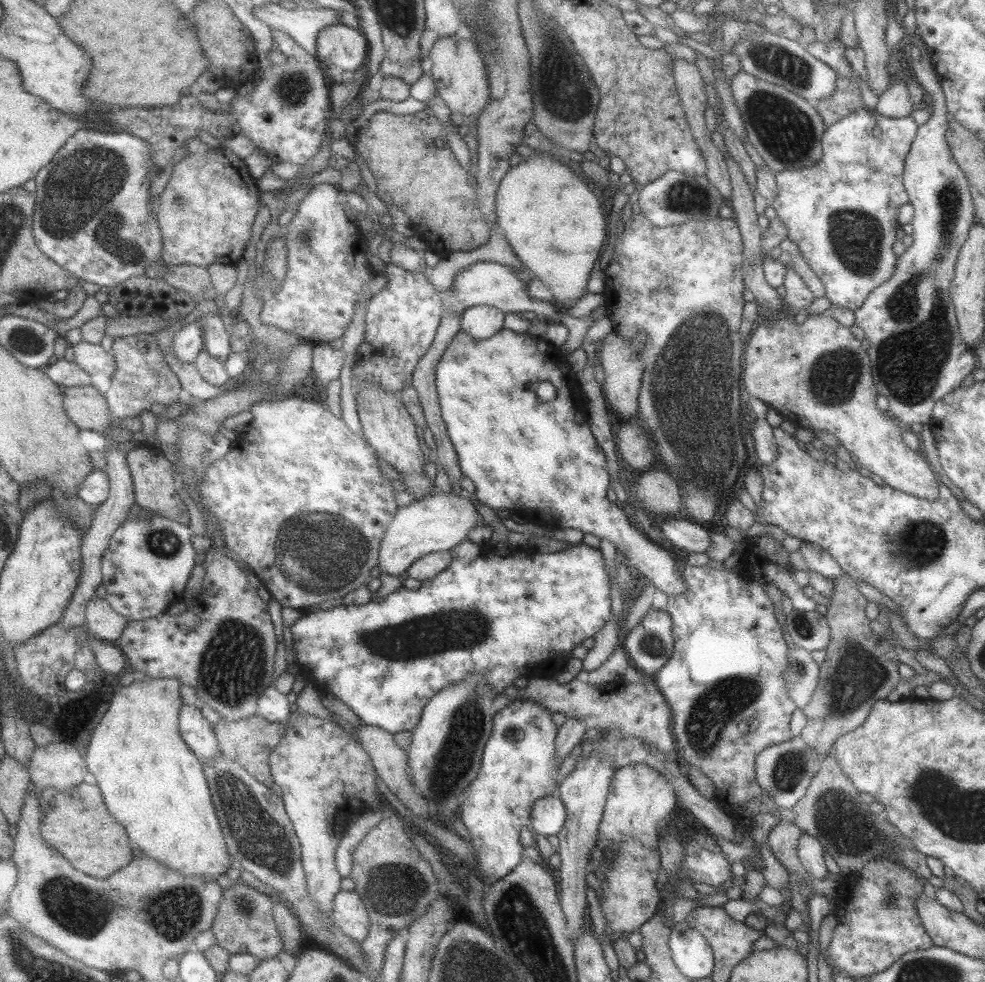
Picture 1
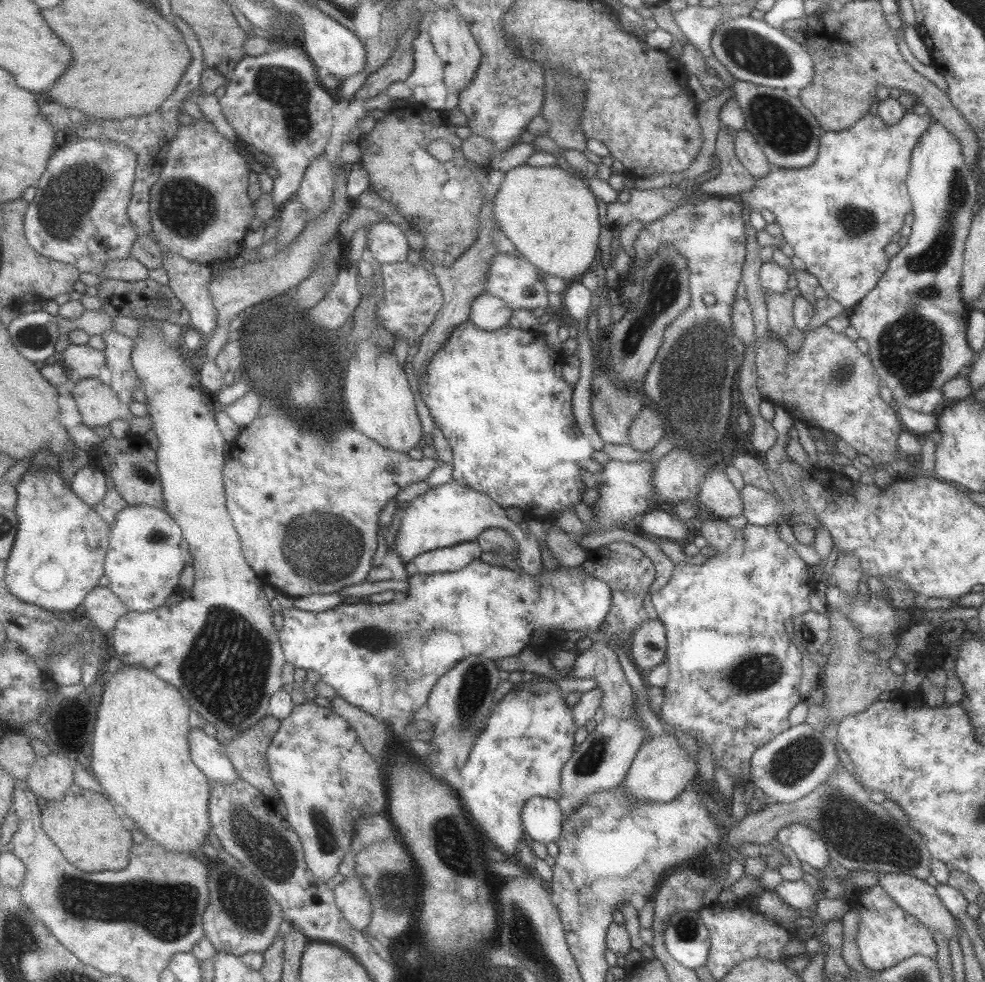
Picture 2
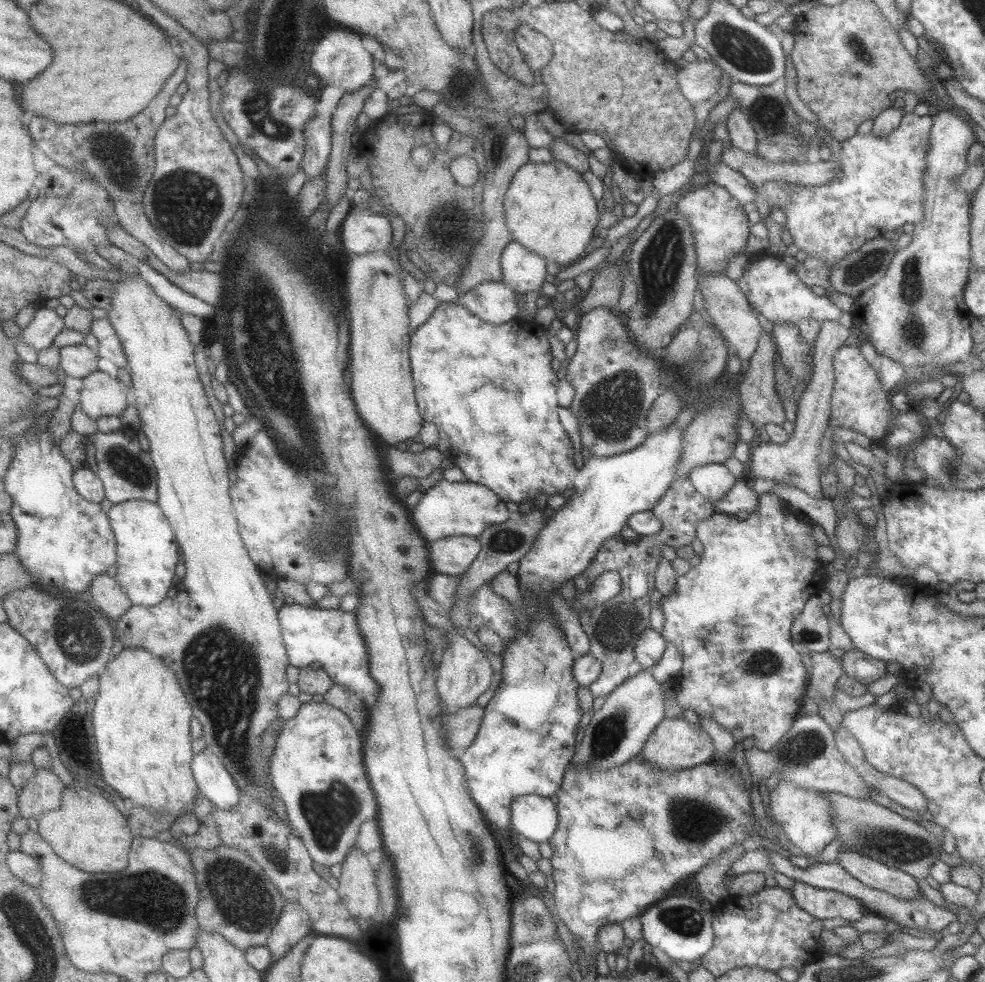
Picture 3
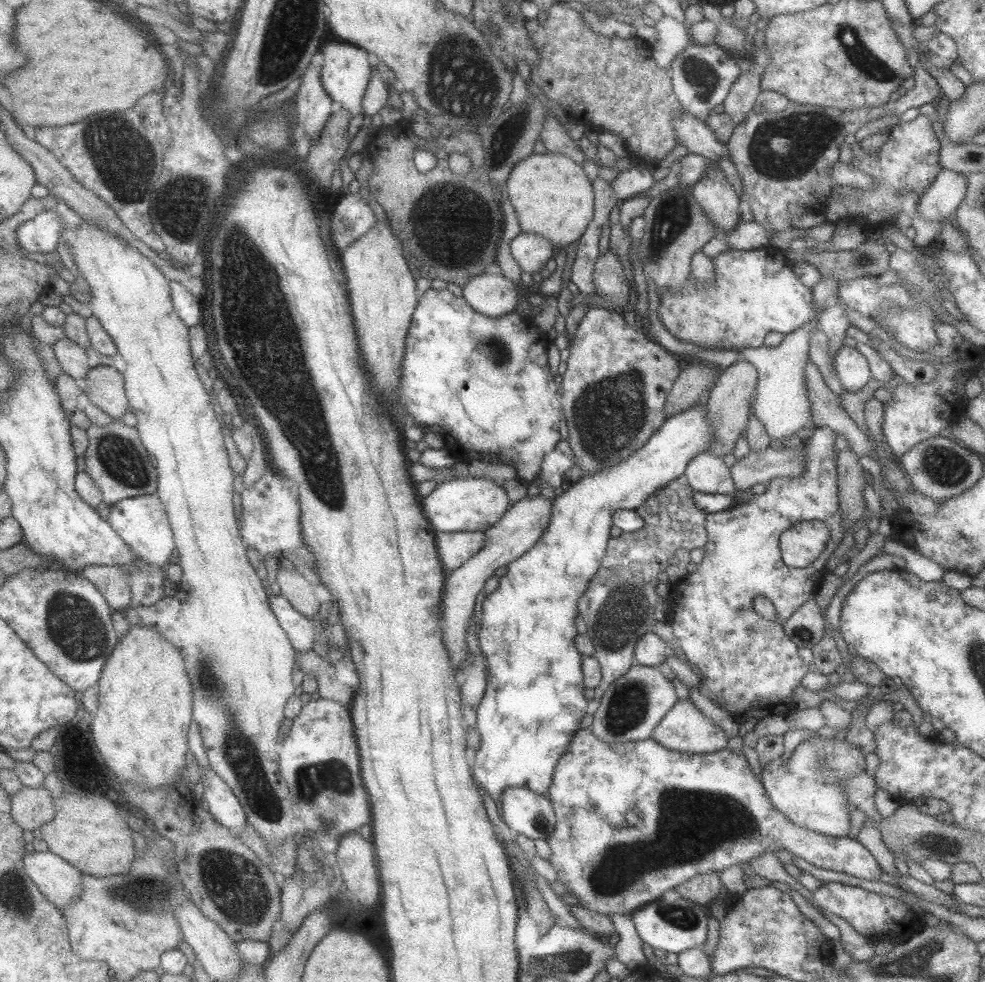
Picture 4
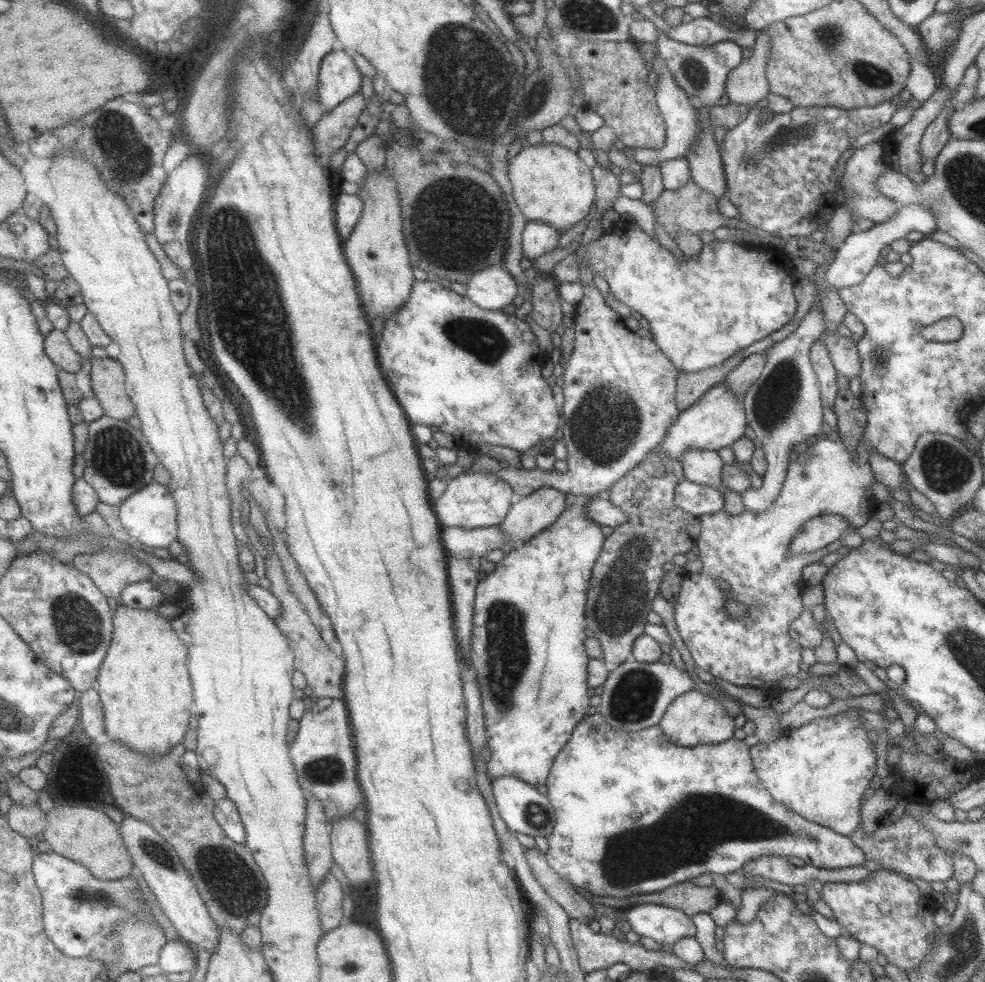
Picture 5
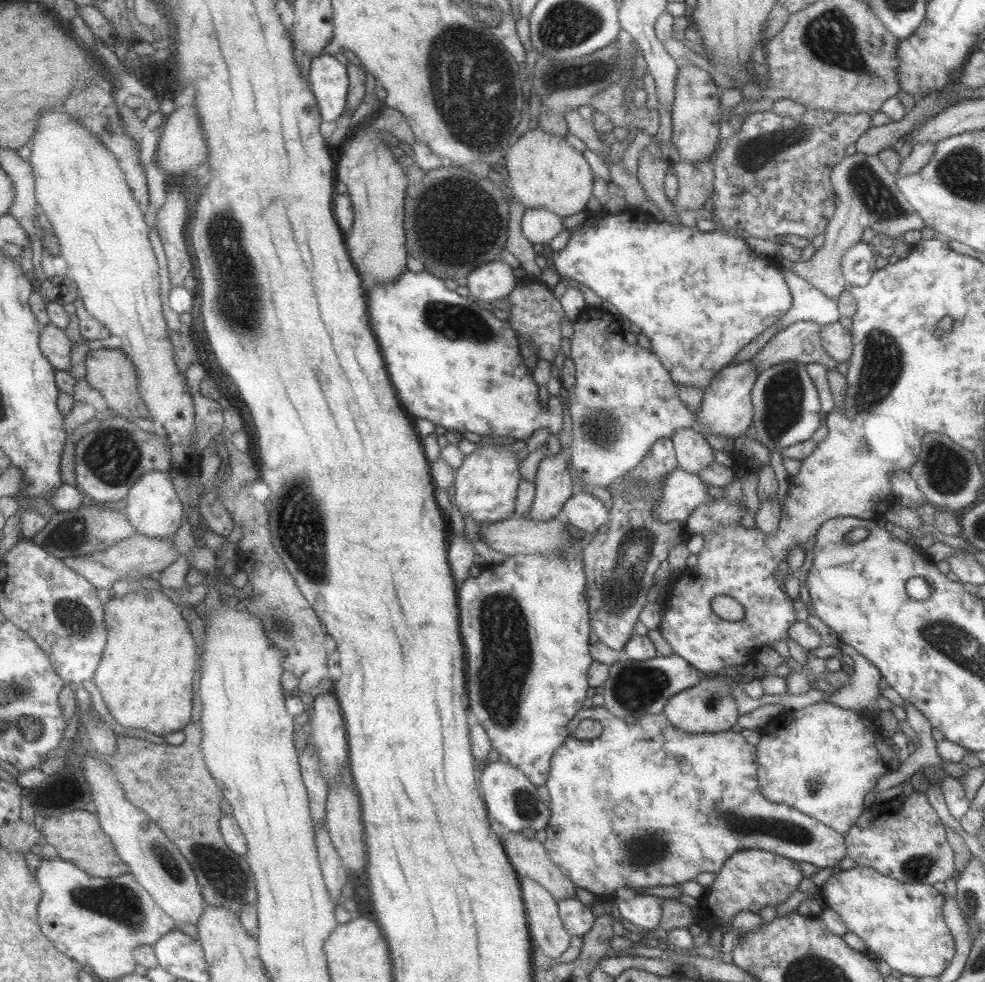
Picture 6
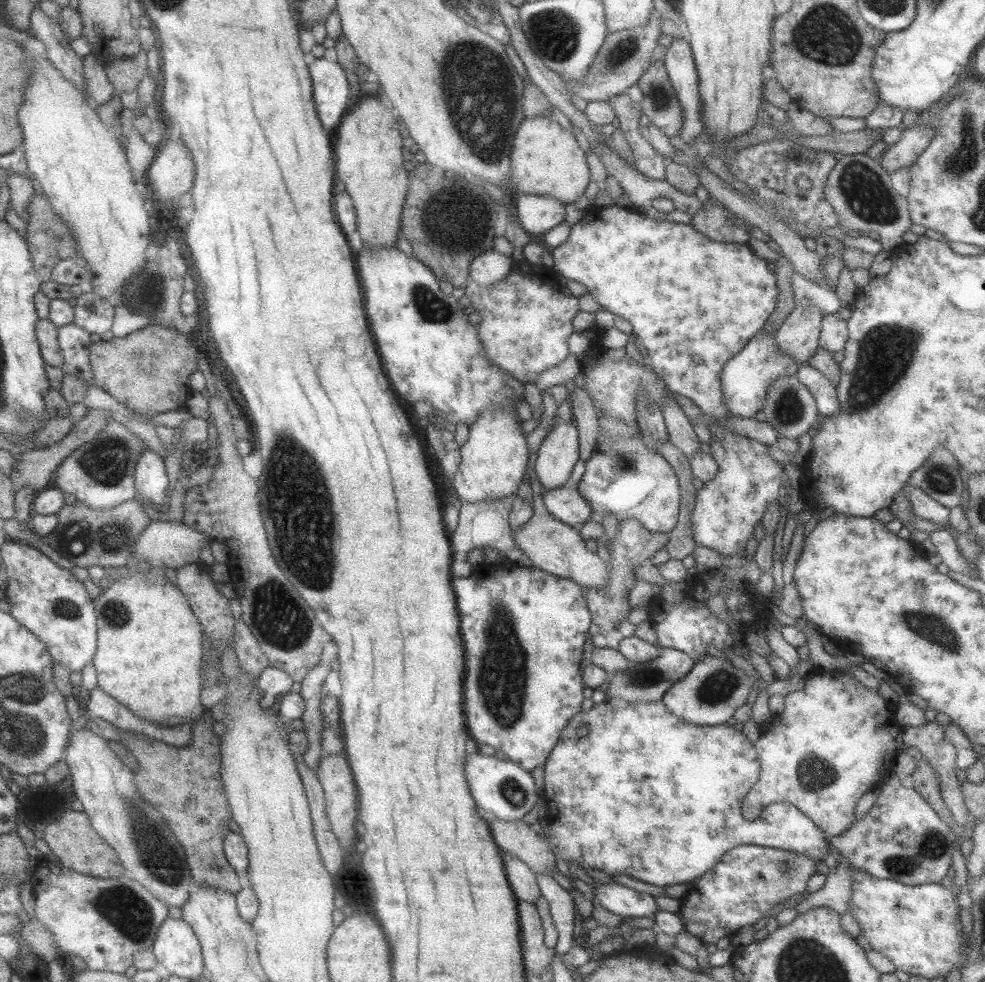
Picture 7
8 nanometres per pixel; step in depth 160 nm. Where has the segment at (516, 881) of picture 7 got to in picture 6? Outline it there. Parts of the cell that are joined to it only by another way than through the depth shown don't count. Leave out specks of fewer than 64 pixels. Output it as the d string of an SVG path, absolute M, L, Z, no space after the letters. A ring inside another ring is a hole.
M520 878L519 882L532 946L539 948L545 958L558 960L561 955L568 953L571 934L565 930L558 917L556 900L531 878Z

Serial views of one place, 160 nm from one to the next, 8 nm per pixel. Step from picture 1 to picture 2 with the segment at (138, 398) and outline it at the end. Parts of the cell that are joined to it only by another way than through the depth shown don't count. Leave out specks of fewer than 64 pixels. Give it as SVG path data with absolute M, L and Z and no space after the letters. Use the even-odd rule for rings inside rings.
M103 330L100 335L105 342L105 365L111 372L109 388L119 396L120 392L141 389L142 385L131 365L131 350L133 343L131 338L118 334L113 330Z

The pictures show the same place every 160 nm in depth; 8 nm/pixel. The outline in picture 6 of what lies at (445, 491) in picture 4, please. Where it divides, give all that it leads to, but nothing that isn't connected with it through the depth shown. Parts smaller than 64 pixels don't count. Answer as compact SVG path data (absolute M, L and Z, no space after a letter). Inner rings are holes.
M509 442L495 445L479 445L464 457L463 463L454 472L453 502L460 514L471 516L477 522L497 522L513 516L516 492L520 481L516 452L508 447Z

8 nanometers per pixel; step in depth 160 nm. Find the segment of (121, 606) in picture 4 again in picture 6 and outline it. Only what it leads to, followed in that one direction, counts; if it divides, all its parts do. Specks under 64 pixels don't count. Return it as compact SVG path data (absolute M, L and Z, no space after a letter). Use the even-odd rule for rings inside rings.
M135 532L133 535L124 538L113 546L105 548L102 552L85 554L83 556L72 556L62 558L67 568L78 573L95 588L108 589L114 580L122 578L127 572L141 573L143 575L160 573L167 566L173 564L180 554L173 547L175 534L166 537L155 538Z

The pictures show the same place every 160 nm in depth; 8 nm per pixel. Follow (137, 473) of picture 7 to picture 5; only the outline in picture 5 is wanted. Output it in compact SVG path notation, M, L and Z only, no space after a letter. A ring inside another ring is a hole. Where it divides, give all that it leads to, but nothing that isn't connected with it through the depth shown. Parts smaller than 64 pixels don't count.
M156 481L147 483L138 491L130 494L118 506L118 519L122 527L135 540L153 548L169 549L170 542L177 536L177 519L175 499L169 494L168 488Z

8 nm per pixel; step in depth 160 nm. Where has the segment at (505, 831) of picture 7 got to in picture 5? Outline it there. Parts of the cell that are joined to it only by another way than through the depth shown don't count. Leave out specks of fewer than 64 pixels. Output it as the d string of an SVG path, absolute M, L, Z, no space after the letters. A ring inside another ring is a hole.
M533 847L526 848L524 852L531 875L535 877L549 898L566 912L568 918L576 918L588 923L595 914L590 900L549 868L546 855L541 850Z

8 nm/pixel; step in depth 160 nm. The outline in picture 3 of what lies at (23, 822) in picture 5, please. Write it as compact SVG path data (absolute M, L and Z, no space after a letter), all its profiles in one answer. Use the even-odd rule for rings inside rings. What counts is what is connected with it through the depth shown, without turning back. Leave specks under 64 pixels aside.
M36 768L36 775L20 788L19 817L37 820L43 813L56 810L64 788L51 769Z

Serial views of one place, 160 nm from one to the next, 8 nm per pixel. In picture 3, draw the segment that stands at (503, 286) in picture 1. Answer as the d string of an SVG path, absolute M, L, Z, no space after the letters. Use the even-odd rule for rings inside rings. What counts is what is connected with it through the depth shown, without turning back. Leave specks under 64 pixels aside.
M513 240L509 241L500 256L500 269L503 281L514 292L525 294L540 291L547 276L546 260Z

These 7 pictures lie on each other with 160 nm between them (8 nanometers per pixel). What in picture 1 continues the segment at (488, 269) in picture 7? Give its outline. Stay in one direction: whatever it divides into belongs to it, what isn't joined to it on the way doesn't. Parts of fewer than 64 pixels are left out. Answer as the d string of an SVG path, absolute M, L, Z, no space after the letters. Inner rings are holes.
M473 305L462 310L459 330L475 340L485 340L503 329L505 315L494 306Z

